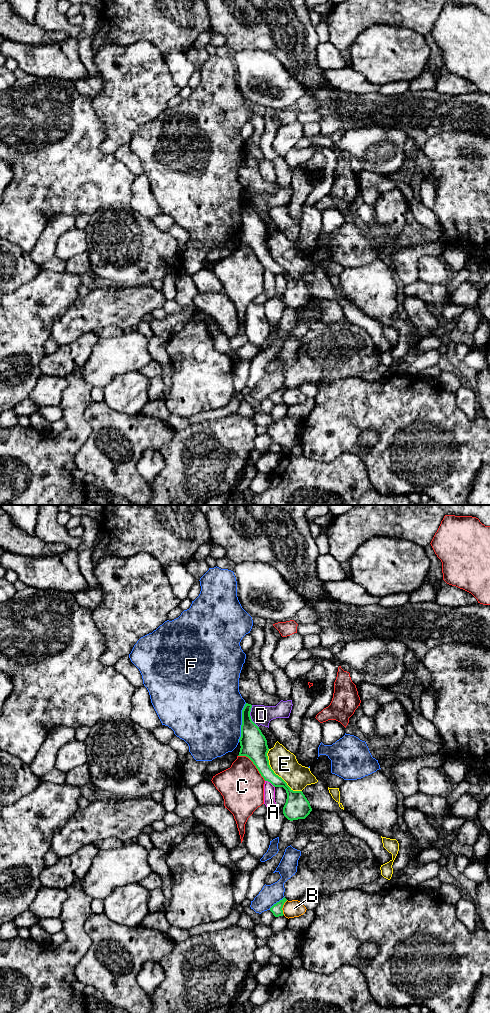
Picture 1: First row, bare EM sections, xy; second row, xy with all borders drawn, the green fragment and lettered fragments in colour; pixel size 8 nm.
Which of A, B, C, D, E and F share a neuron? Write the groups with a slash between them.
A / B / C / D E / F

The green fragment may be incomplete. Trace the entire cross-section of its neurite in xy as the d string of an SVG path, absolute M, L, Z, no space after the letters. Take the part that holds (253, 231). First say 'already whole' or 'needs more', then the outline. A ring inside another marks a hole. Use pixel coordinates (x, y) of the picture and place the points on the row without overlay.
already whole; M246 191L242 198L241 225L239 227L241 236L238 244L248 245L265 269L270 270L274 275L283 275L286 278L287 287L283 295L283 302L288 308L305 307L312 299L310 291L302 279L293 279L271 257L267 244L269 239L267 228L259 215L252 209L251 196L252 193Z

